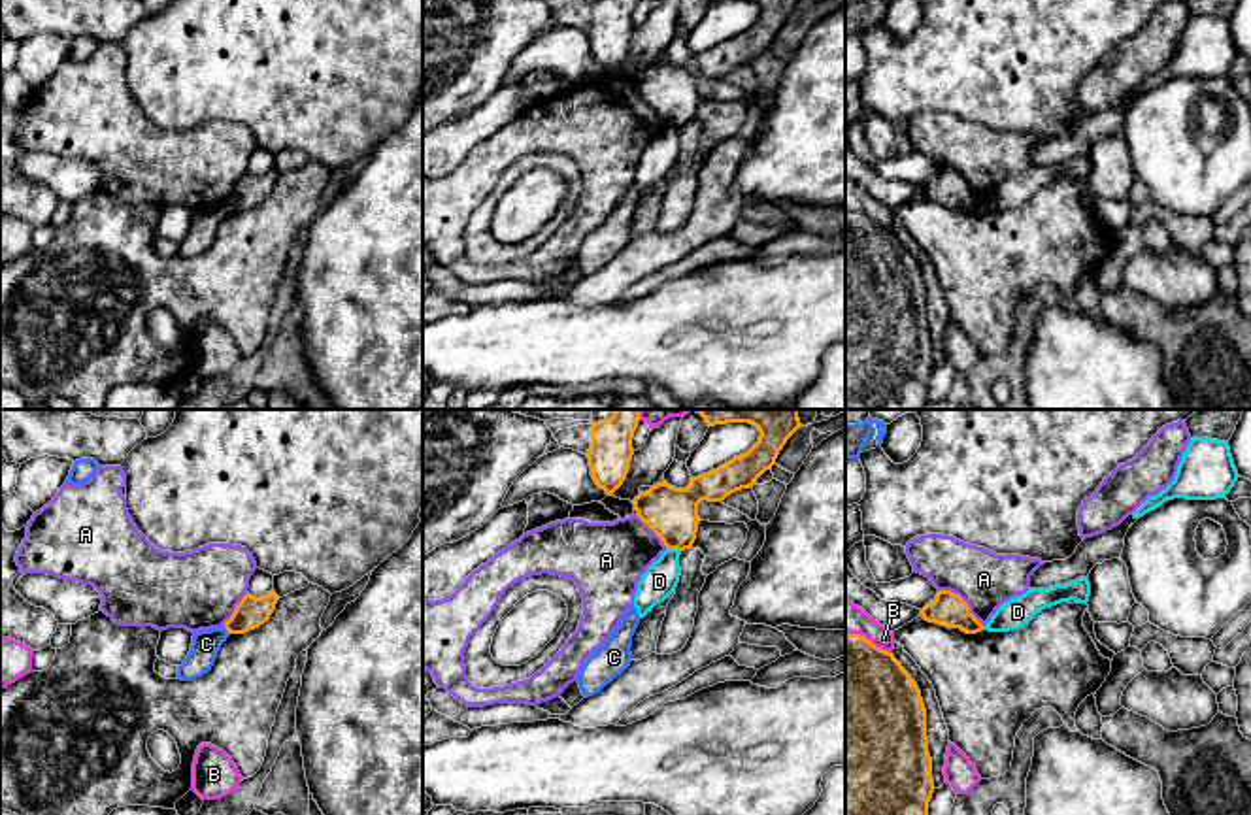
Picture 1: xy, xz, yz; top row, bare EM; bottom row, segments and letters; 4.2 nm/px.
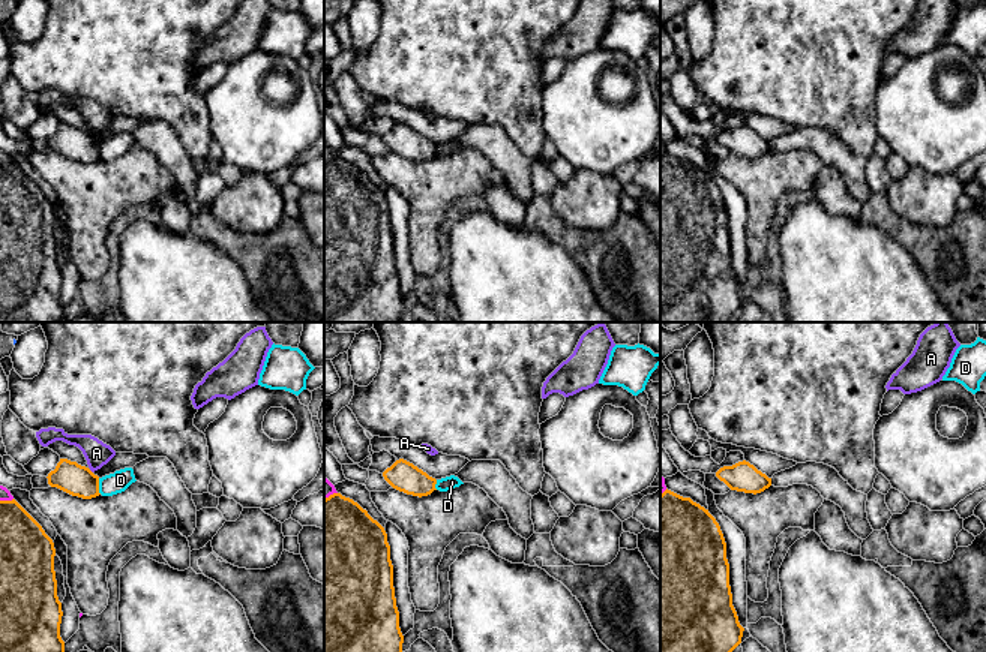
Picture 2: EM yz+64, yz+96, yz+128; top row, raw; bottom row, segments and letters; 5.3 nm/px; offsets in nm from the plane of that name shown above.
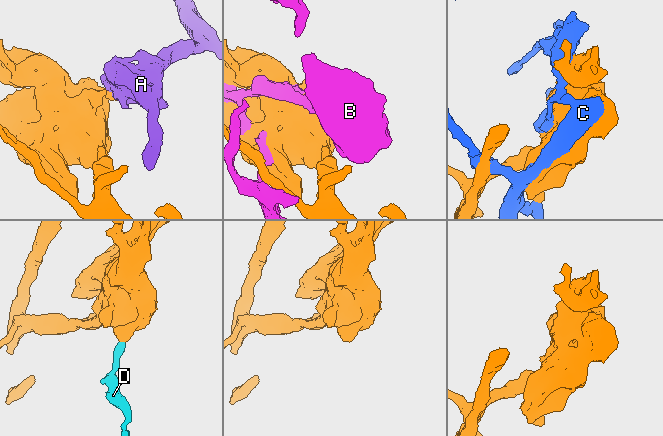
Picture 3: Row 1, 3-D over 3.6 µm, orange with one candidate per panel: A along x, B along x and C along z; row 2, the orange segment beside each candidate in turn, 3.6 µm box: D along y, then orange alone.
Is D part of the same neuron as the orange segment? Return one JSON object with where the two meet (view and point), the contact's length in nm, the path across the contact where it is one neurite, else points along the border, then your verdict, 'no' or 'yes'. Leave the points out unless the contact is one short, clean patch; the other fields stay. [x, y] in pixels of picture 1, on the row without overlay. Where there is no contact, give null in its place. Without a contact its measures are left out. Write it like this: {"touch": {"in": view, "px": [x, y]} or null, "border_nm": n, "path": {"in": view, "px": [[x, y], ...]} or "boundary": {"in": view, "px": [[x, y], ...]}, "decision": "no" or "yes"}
{"touch": {"in": "xz", "px": [674, 125]}, "border_nm": 70, "decision": "no"}

